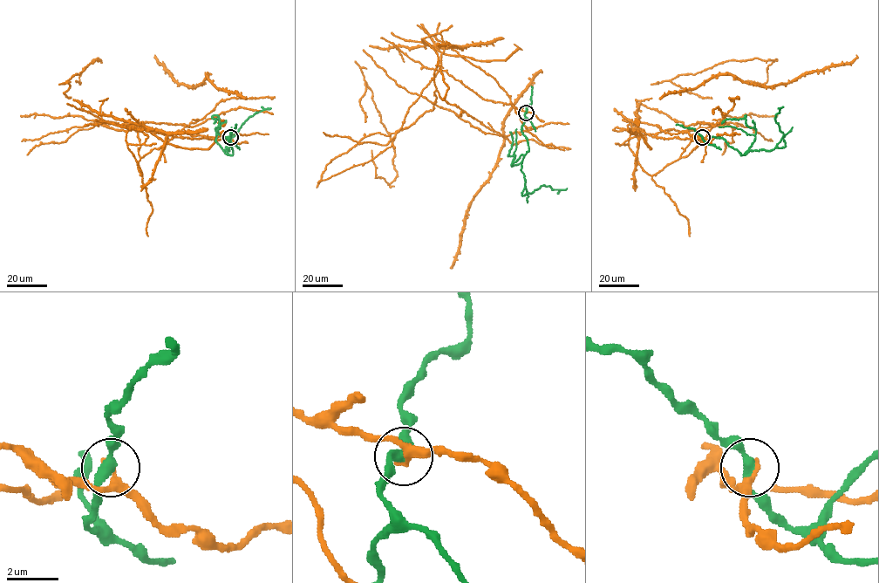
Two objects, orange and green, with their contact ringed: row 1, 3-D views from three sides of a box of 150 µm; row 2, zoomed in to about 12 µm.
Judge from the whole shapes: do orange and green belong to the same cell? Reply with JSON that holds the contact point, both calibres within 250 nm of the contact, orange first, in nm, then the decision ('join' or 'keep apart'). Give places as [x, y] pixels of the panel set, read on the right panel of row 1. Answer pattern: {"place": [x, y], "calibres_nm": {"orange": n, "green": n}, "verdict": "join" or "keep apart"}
{"place": [702, 137], "calibres_nm": {"orange": 280, "green": 320}, "verdict": "keep apart"}

